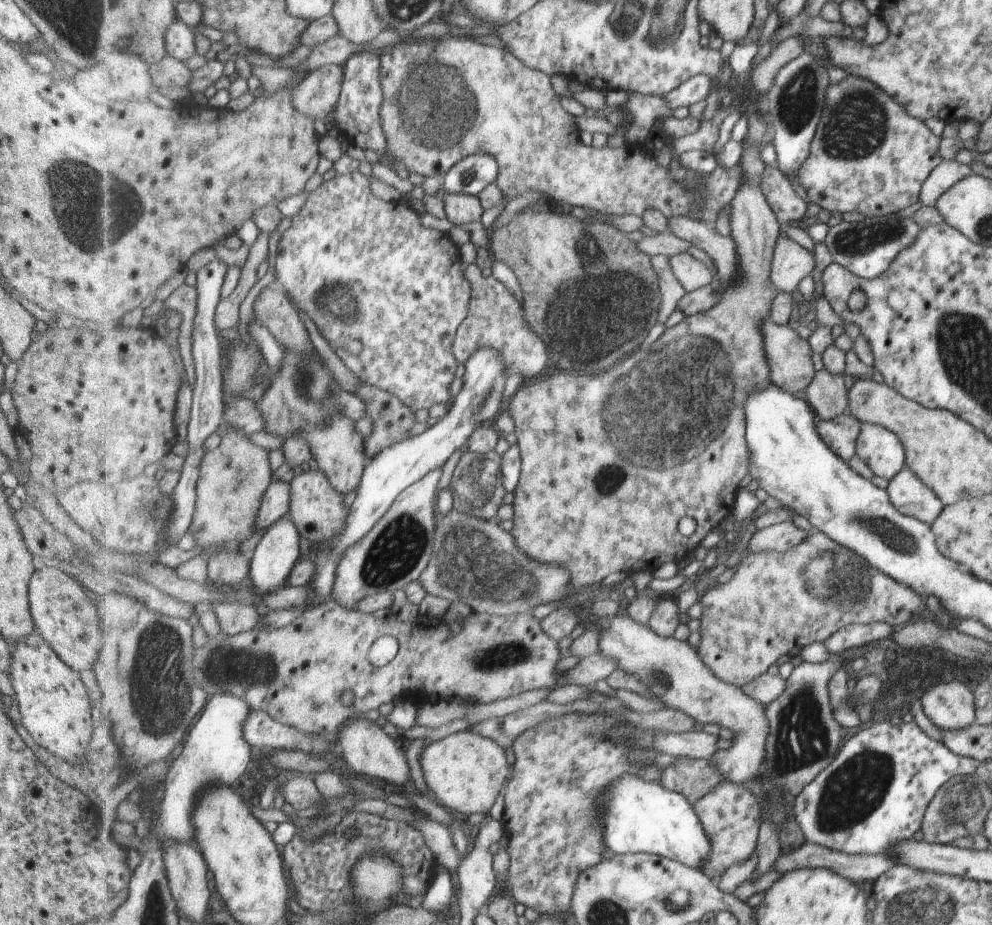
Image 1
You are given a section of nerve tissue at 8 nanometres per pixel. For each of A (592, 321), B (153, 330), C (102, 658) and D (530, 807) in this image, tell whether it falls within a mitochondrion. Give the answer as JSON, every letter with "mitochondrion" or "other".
{"A":"mitochondrion","B":"other","C":"other","D":"other"}

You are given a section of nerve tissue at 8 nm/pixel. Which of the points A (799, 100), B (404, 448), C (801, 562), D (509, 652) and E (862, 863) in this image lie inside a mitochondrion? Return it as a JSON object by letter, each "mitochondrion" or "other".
{"A":"mitochondrion","B":"other","C":"mitochondrion","D":"mitochondrion","E":"other"}

